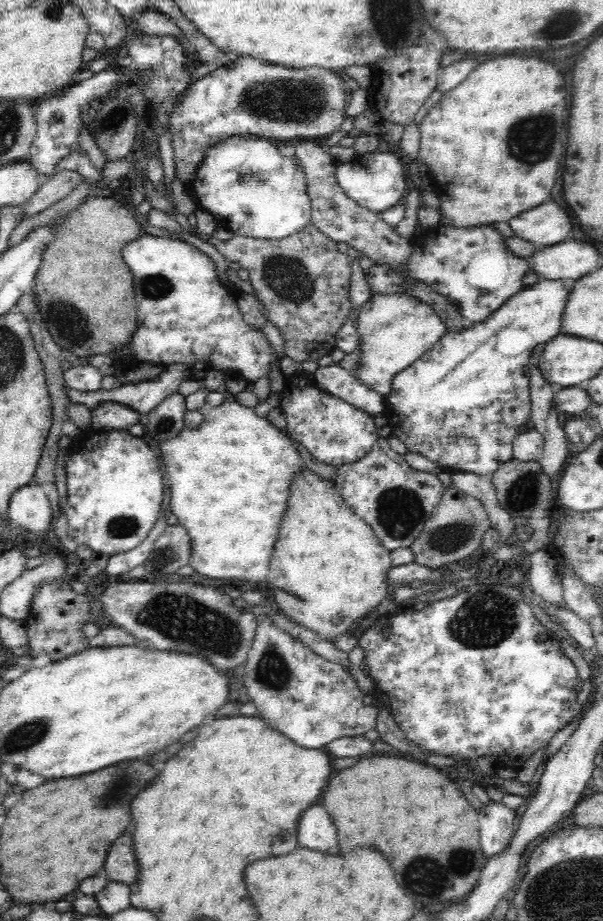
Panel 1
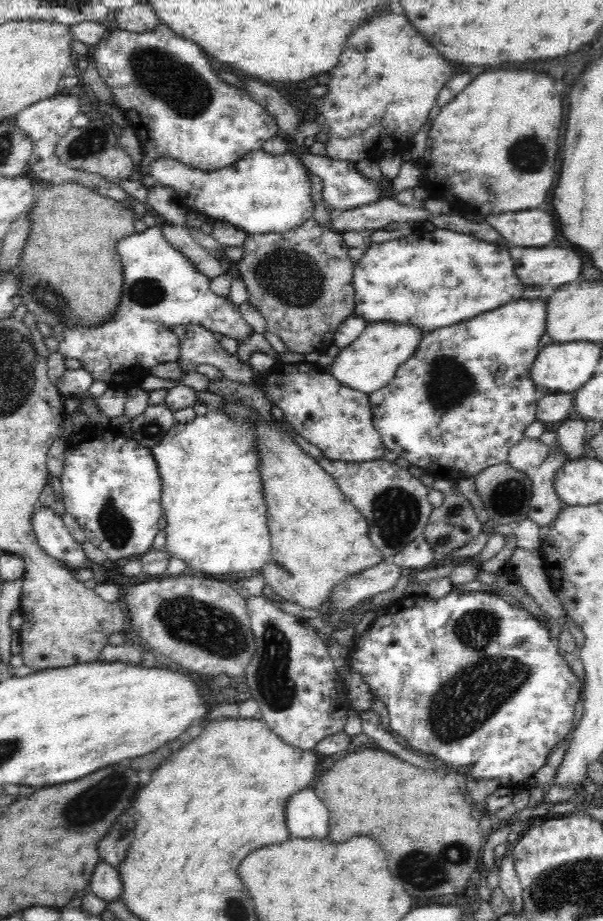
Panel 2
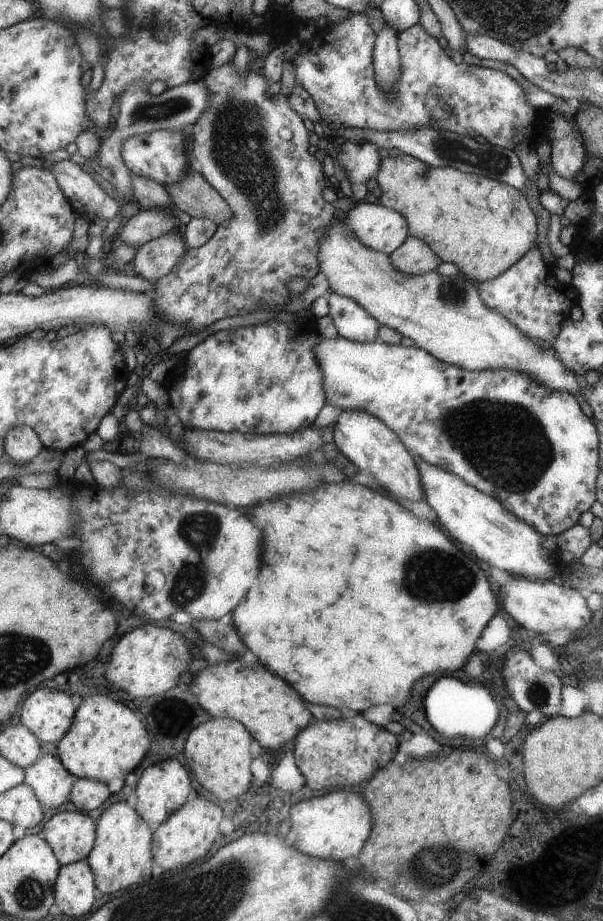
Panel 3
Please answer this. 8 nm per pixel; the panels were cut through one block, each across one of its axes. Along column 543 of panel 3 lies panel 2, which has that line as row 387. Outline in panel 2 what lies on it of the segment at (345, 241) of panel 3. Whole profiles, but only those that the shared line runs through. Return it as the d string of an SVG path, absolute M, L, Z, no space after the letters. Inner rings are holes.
M392 321L367 322L358 339L340 350L335 362L329 366L329 372L338 382L369 396L390 384L397 368L414 354L425 336L425 332L407 324Z

